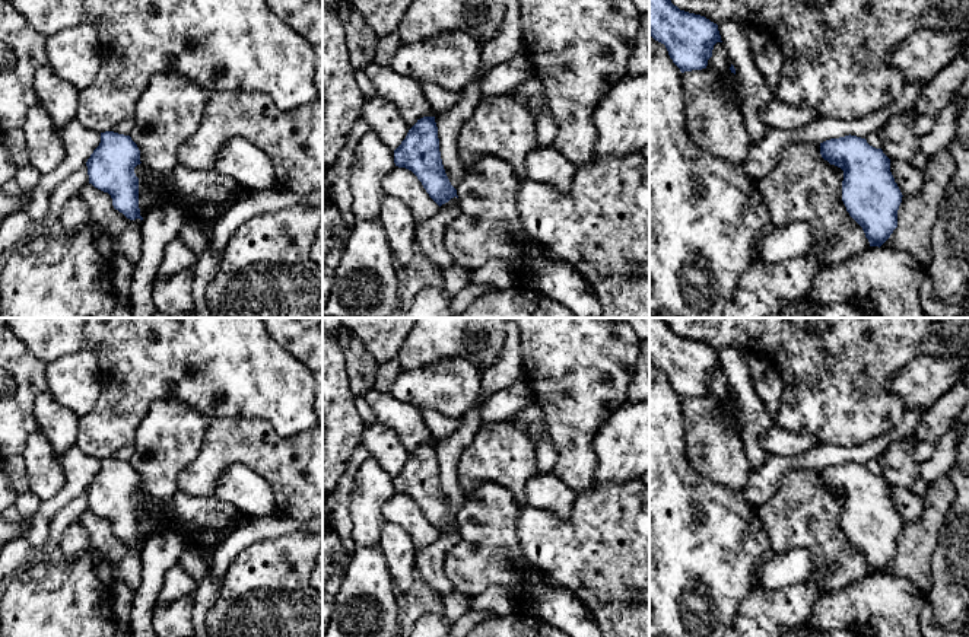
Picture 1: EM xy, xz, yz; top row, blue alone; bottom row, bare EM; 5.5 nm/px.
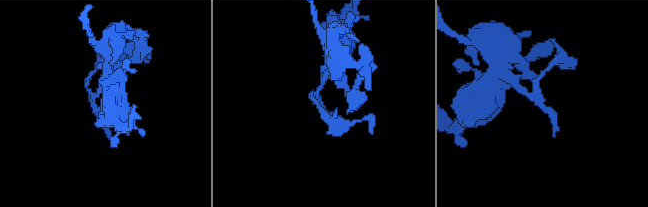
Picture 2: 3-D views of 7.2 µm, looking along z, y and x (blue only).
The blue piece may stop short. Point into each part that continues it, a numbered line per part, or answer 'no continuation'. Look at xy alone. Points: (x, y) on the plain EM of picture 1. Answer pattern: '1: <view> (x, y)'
no continuation

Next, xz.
no continuation

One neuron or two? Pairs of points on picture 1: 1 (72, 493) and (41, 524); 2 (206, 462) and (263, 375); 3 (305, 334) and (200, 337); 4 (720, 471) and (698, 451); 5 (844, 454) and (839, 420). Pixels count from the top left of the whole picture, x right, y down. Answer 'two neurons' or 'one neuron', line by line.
1: one neuron
2: two neurons
3: two neurons
4: one neuron
5: two neurons

